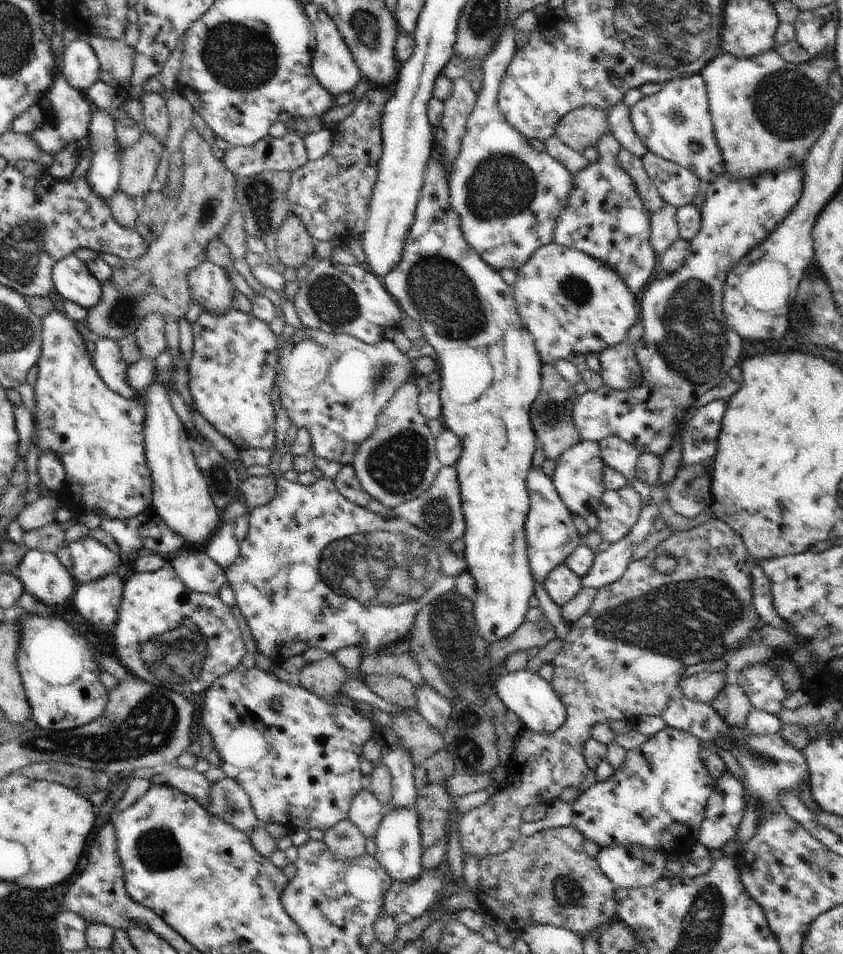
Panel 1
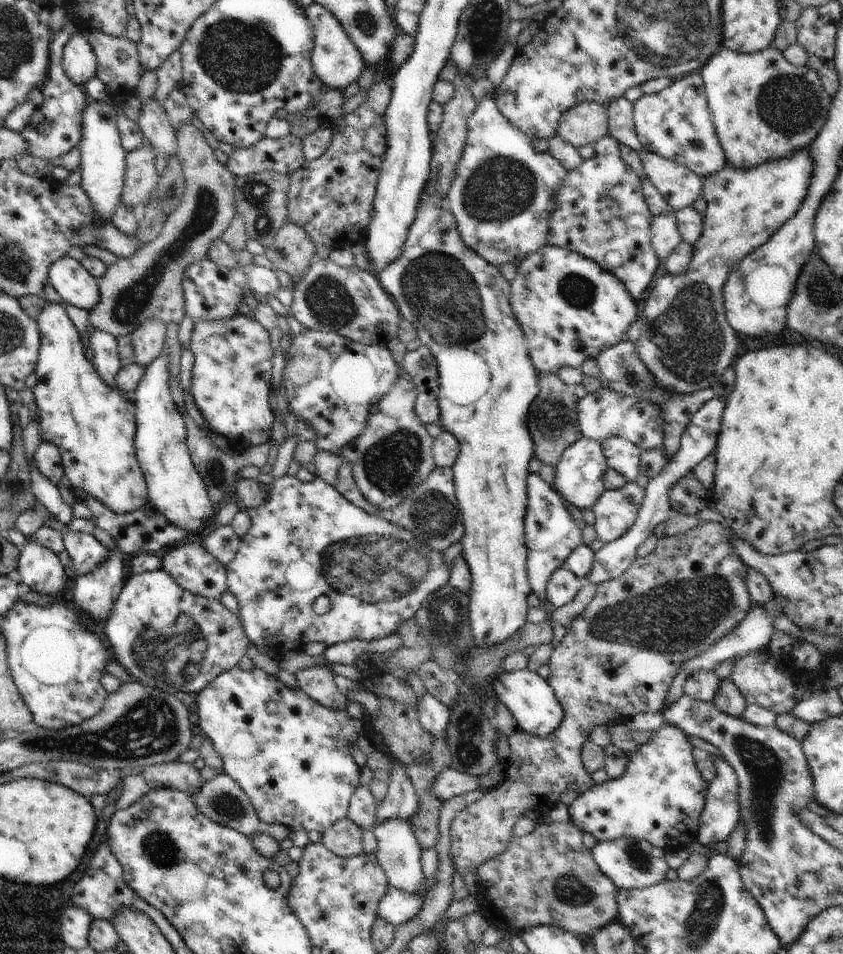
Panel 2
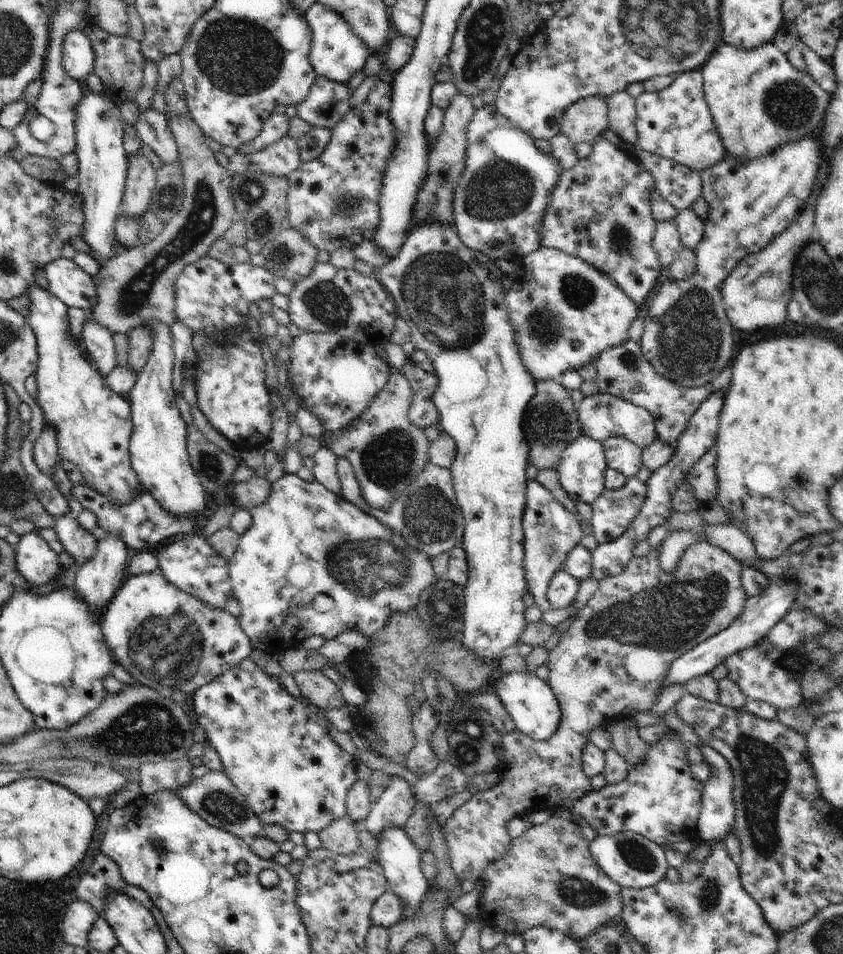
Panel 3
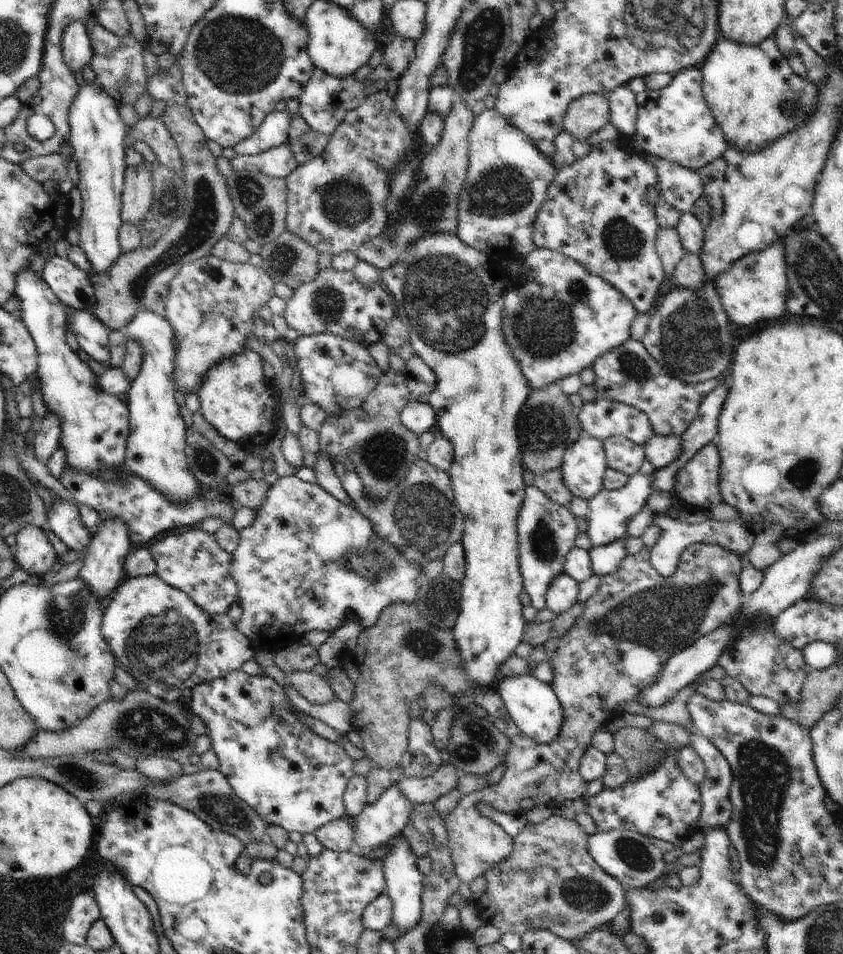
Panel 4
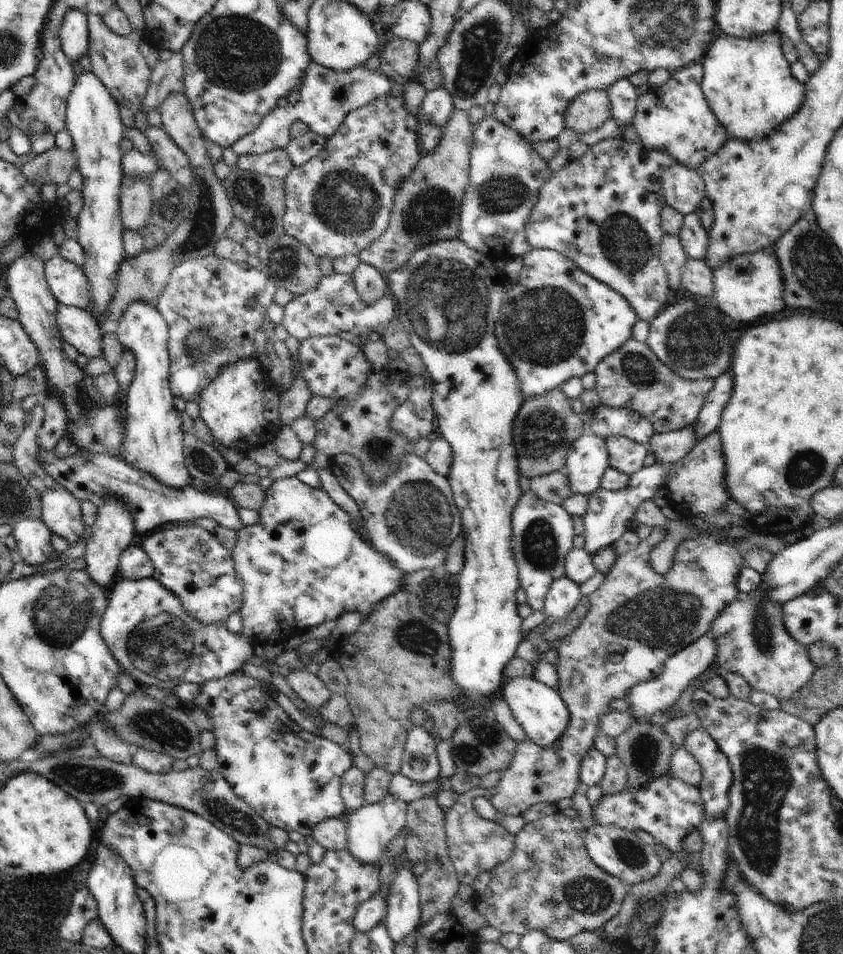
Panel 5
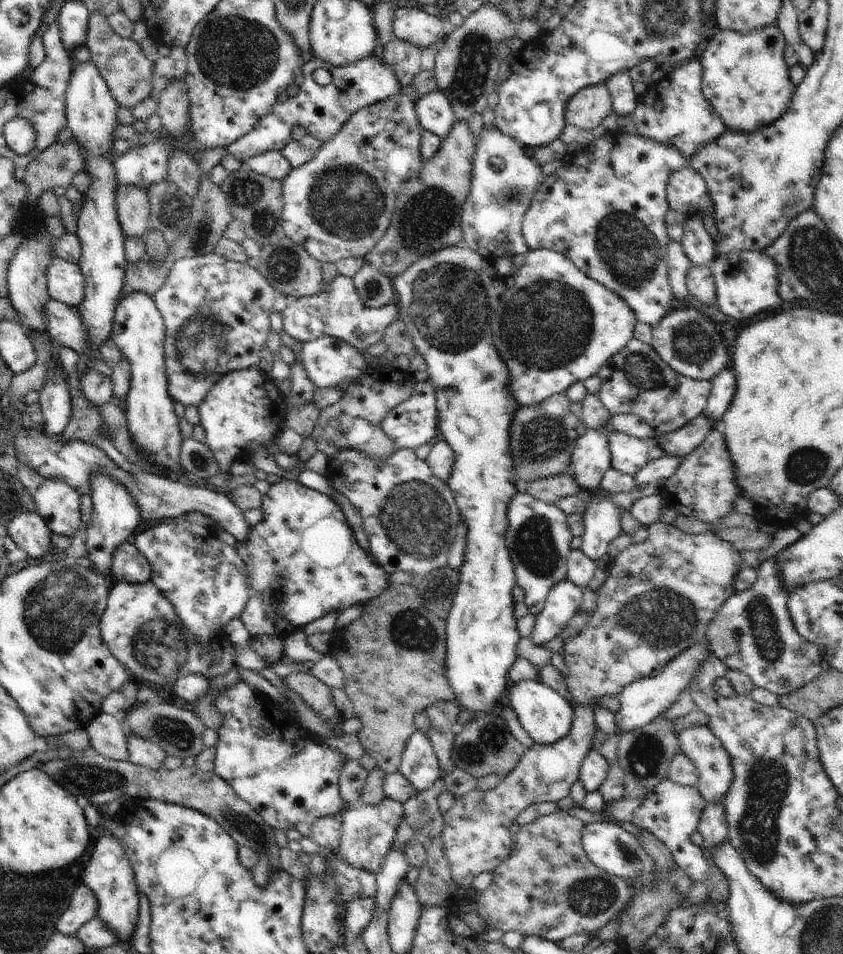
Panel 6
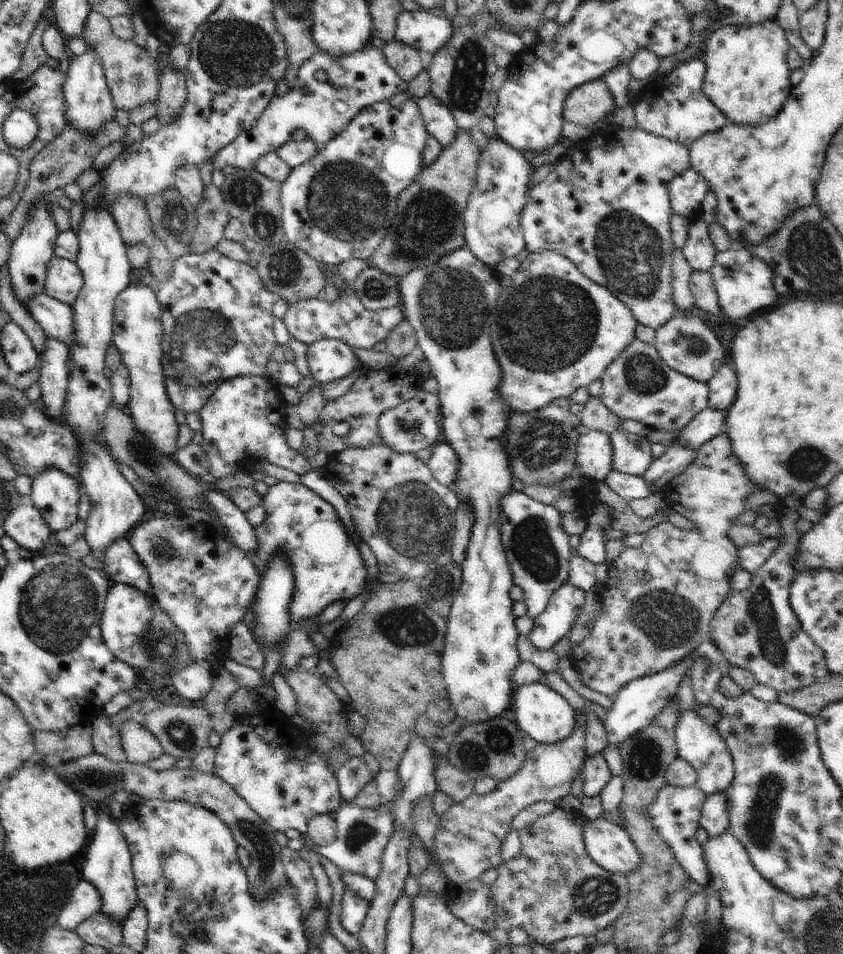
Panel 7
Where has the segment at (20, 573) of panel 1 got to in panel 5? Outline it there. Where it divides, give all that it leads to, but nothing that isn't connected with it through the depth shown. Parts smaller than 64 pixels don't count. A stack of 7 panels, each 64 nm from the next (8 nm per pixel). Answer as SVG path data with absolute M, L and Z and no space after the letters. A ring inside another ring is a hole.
M30 518L16 522L12 535L23 562L36 567L51 560L53 554L56 554L50 538L52 533L43 520Z

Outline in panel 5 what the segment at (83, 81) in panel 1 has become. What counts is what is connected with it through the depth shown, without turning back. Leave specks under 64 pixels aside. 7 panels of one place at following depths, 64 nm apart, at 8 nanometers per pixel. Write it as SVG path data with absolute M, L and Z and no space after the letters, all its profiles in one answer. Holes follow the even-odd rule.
M76 8L70 10L64 16L60 38L62 52L70 62L79 62L83 57L88 56L90 42L86 12Z

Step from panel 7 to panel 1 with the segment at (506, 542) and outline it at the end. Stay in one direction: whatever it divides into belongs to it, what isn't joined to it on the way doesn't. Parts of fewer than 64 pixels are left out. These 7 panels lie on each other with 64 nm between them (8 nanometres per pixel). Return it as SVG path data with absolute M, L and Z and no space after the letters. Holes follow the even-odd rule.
M532 468L526 487L530 500L530 512L525 519L525 536L528 544L528 556L530 556L529 566L533 580L536 584L543 584L547 580L548 574L565 563L568 556L583 543L581 536L574 525L572 513L560 499L553 481L541 468Z

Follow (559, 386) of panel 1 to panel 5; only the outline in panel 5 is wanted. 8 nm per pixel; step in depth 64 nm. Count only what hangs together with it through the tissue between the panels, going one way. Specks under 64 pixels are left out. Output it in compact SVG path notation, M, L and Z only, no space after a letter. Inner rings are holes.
M560 387L550 390L544 396L534 396L534 400L526 400L512 428L520 474L532 480L532 478L560 471L564 466L566 454L570 452L574 441L584 434L584 429L583 419L574 412L568 397L562 393Z

